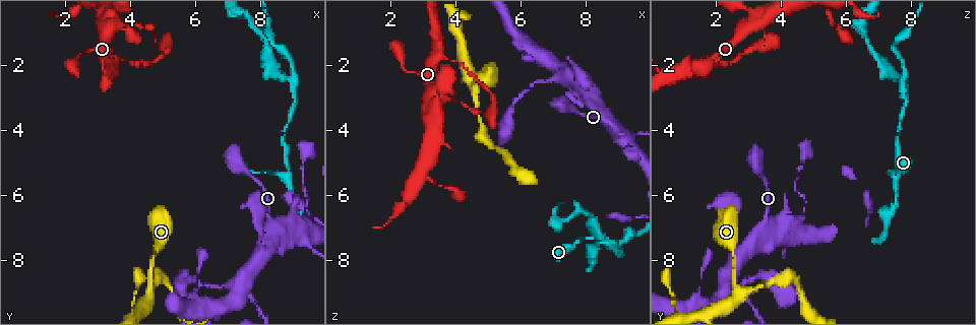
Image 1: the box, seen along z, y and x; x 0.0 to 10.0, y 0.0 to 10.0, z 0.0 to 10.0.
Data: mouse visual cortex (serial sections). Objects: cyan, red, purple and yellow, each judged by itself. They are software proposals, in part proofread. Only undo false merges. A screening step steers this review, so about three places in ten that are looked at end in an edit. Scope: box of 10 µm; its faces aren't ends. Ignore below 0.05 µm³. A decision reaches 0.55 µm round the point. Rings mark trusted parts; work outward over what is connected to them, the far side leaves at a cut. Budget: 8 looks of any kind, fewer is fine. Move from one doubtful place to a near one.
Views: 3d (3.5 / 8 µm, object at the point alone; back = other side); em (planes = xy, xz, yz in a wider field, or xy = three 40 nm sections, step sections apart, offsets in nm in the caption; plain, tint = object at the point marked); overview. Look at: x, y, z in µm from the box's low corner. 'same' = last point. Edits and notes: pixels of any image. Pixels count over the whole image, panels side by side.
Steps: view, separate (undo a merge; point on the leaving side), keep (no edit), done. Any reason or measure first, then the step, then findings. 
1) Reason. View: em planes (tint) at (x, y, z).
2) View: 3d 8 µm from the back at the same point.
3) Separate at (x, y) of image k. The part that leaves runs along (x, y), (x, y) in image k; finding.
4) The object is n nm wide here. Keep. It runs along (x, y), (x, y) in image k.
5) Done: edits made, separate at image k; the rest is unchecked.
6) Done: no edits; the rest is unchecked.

Three arms meet. View: 3d 3.5 µm at (8.75, 5.35, 7.45).

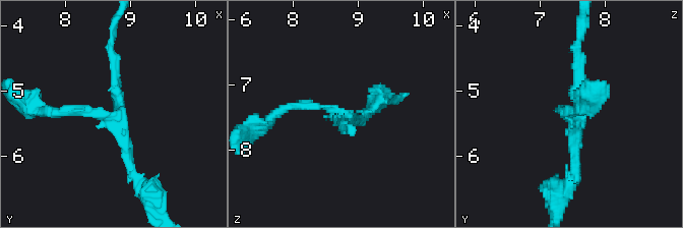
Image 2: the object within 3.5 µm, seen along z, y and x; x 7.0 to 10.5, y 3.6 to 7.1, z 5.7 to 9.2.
3 arms meet here; the arms are 100, 150, 150 nm wide. View: em xy step 2 (tint) at (8.80, 5.40, 7.50).

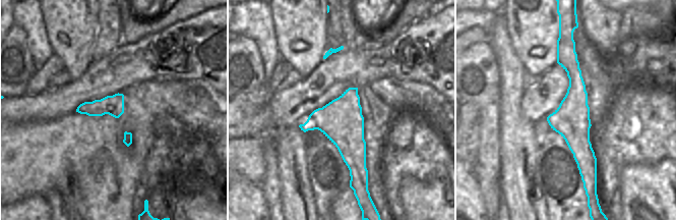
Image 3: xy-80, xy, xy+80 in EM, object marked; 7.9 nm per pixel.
Keep. It runs along (52, 111), (120, 114), (111, 51) in image 2; all the same cell.

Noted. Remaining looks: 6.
Side arm on a straight run. View: 3d 3.5 µm at (9.00, 2.50, 7.80).

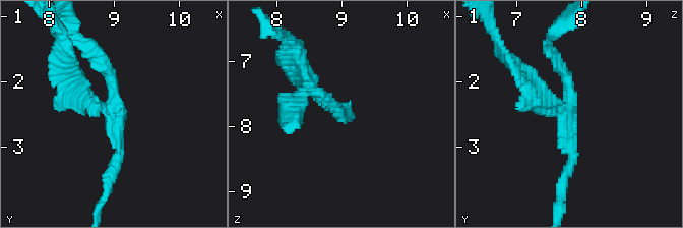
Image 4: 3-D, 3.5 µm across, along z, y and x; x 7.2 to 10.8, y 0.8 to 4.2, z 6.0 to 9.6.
3 arms meet here; the arms are 150, 200, 200 nm wide. Separate at (547, 93) of image 4. The part that leaves runs along (567, 147), (567, 109), (529, 74) in image 4; a second cell is stuck on.

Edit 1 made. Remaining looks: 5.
See it whole again. View: overview.

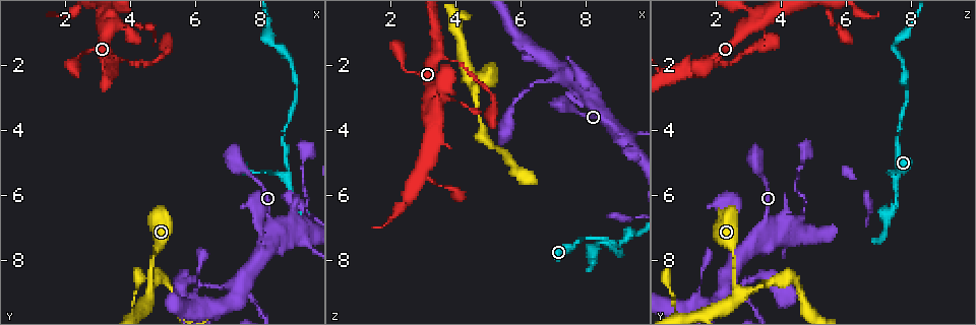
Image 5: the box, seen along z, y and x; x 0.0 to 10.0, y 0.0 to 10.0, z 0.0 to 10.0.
Narrows sharply. View: 3d 3.5 µm at (4.15, 1.90, 2.00).

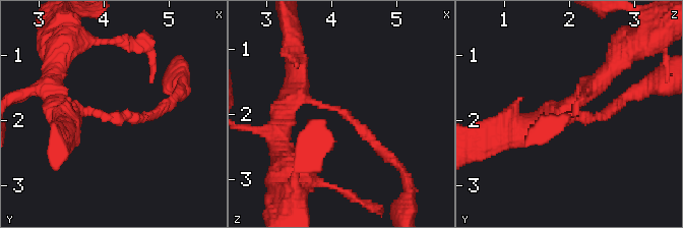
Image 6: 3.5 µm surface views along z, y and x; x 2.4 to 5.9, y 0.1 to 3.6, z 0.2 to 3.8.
The arms are 150, 300 nm wide; shape alone is not enough. View: em xy step 3 (tint) at (4.15, 1.95, 1.95).

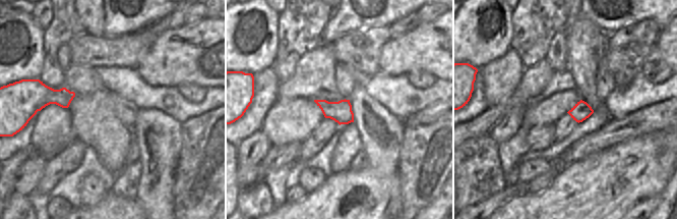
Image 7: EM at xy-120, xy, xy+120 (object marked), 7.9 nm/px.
Keep. It runs along (282, 112), (298, 97), (334, 107), (388, 157) in image 6; all the same cell.

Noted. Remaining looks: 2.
Done: edits made, separate at image 4; the rest is unchecked.

